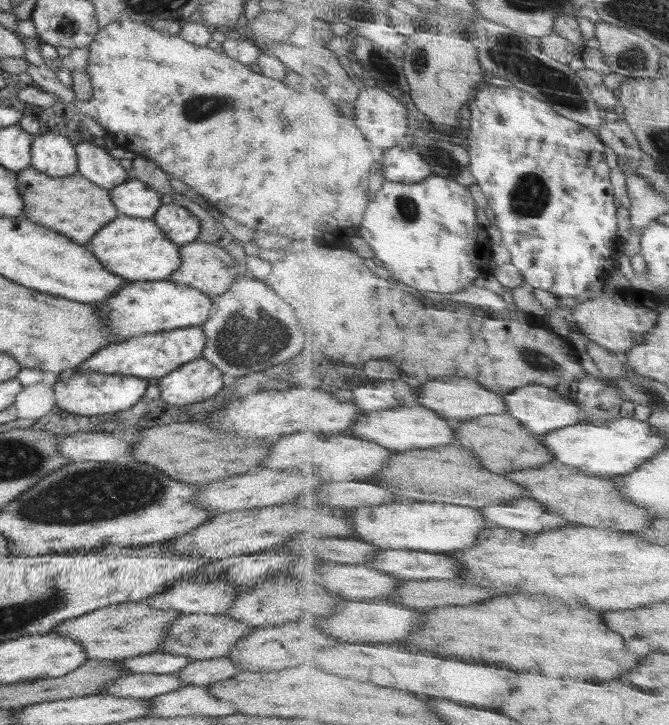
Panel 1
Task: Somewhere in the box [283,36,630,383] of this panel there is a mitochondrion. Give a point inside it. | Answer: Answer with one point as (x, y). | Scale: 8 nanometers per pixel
(531, 195)

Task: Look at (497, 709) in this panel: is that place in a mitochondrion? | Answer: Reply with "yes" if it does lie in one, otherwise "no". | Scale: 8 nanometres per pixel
no

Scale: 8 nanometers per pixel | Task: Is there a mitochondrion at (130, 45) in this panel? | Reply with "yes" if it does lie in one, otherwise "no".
no

